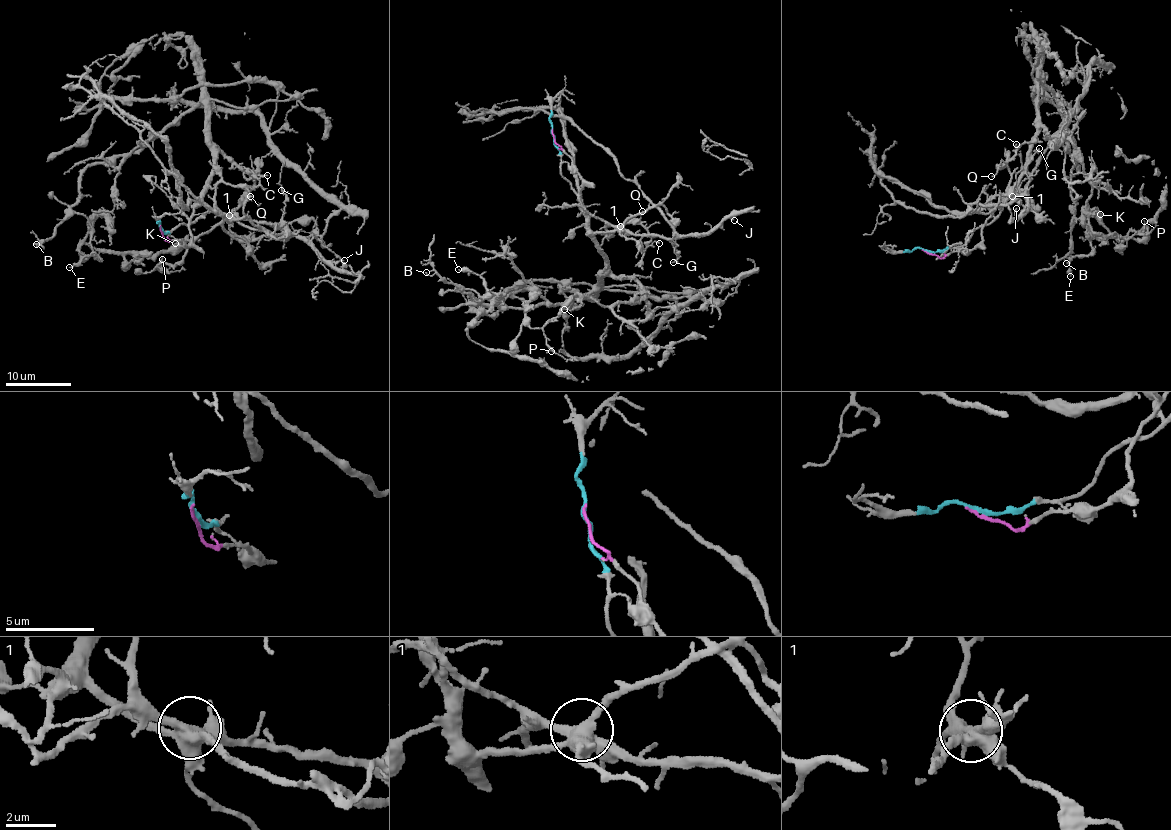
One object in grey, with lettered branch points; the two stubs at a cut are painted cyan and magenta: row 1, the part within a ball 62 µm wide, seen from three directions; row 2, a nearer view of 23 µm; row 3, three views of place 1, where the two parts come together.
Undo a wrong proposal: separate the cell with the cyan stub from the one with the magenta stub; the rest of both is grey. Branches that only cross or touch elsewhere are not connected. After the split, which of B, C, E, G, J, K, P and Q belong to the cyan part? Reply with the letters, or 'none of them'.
C, G, J, Q

